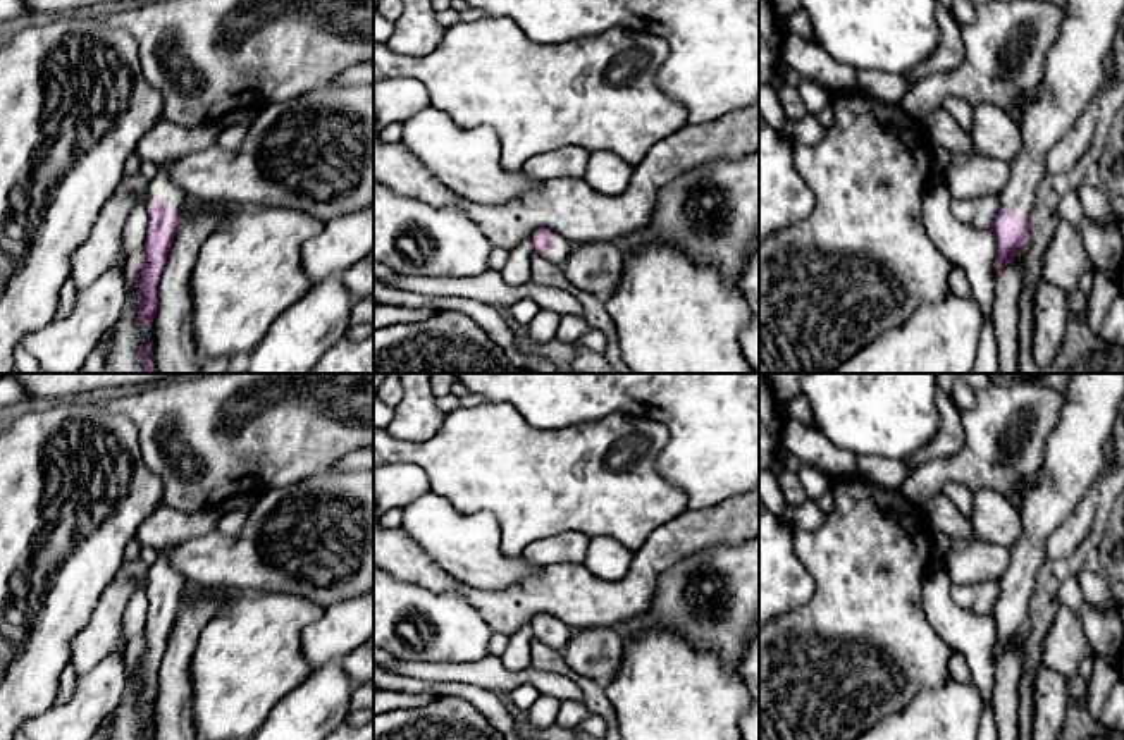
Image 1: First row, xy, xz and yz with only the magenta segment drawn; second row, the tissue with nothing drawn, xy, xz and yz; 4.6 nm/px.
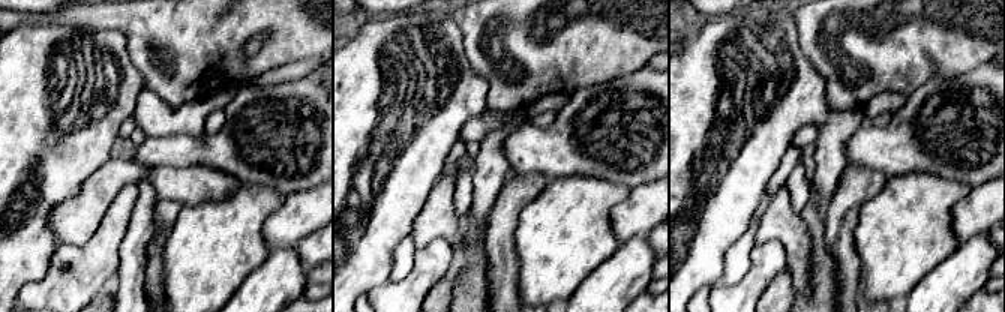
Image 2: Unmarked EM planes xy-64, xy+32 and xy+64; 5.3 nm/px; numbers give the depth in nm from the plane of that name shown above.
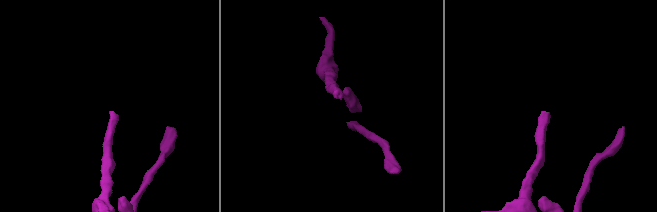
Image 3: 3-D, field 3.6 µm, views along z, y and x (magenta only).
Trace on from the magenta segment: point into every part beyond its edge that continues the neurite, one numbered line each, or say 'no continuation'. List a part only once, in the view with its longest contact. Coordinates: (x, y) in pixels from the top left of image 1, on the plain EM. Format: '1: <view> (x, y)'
1: xy (162, 573)

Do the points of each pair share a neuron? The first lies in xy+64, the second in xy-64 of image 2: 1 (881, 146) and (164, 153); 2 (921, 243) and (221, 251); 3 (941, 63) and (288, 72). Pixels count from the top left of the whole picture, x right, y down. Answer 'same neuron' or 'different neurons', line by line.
1: same neuron
2: same neuron
3: different neurons

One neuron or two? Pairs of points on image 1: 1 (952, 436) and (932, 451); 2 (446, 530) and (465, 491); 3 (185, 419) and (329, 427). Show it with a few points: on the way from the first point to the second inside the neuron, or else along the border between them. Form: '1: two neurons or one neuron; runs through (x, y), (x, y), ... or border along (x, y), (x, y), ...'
1: one neuron; runs through (947, 441), (937, 448)
2: two neurons; border along (429, 491), (462, 513), (487, 511), (496, 520)
3: one neuron; runs through (221, 436), (236, 439), (250, 427), (293, 427)

